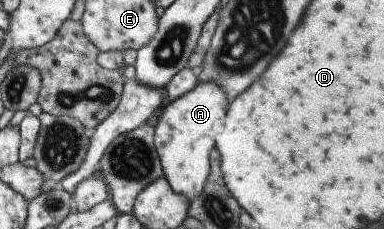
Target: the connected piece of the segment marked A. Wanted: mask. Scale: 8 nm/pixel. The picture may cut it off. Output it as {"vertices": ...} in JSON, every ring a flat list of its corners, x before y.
{"vertices":[[201,81,193,90,165,106,154,128,154,145,158,152,164,177,171,188,184,194,191,202,204,189,210,173,210,156,216,138,223,130,230,100,228,94,213,81]]}

